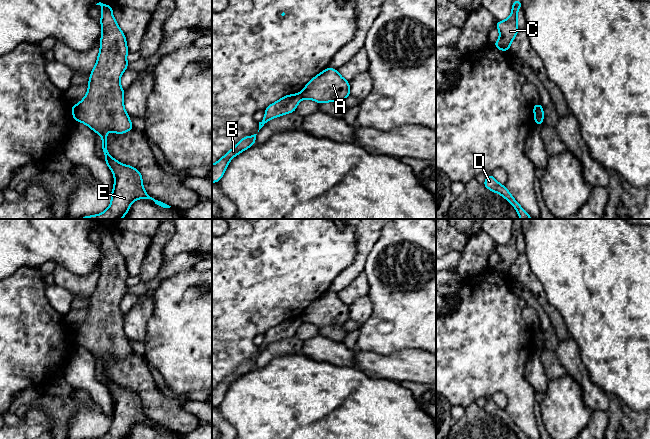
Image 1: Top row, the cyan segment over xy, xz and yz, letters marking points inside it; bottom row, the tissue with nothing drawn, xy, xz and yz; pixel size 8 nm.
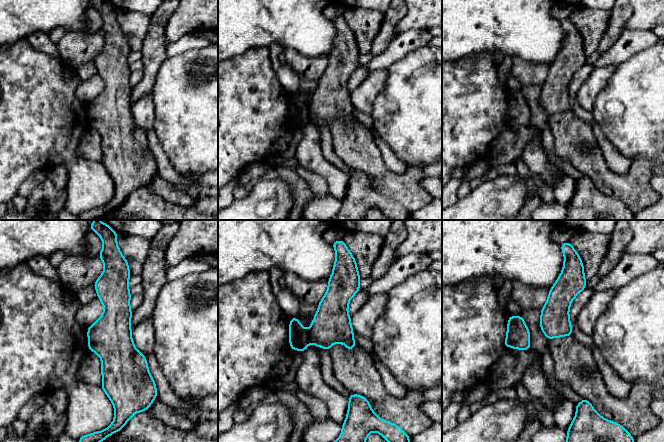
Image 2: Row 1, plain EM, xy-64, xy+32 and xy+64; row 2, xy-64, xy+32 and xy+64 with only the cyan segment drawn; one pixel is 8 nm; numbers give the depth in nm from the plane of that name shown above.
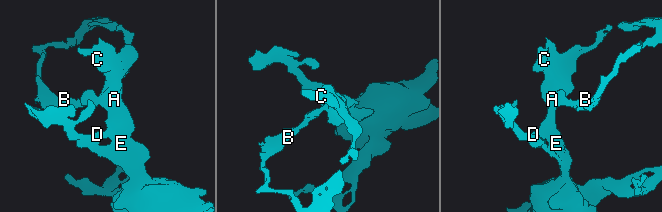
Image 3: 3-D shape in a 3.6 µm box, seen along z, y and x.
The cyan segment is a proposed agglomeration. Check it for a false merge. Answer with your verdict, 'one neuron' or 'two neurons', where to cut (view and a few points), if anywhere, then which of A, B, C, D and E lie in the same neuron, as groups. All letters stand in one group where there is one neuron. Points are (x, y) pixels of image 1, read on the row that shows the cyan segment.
two neurons | xy (75, 105), (77, 120) | A C D E / B

